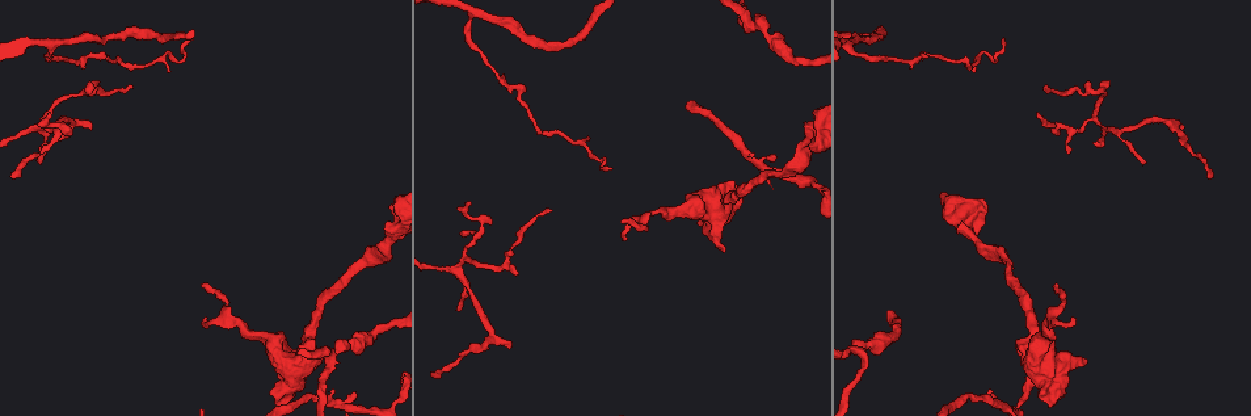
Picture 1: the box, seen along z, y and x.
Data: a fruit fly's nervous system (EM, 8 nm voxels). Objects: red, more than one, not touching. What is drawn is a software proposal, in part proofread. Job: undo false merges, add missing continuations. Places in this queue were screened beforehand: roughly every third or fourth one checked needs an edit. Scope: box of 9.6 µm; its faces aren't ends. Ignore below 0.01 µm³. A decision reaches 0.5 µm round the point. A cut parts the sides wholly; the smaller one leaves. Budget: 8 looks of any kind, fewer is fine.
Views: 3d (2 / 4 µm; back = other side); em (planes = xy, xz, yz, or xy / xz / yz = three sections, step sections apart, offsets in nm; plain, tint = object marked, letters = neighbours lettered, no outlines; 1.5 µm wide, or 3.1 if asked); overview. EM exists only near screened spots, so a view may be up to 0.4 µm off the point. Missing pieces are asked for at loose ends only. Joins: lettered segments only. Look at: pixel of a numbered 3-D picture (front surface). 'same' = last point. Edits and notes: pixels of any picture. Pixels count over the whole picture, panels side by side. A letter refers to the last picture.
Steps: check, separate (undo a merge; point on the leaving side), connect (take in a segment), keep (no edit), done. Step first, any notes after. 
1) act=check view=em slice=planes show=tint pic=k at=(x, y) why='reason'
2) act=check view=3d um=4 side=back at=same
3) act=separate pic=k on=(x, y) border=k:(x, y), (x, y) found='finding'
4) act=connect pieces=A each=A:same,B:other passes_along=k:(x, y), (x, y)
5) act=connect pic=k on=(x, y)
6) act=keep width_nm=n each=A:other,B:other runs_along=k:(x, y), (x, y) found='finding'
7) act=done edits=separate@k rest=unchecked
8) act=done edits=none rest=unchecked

act=check view=em slice=planes show=plain pic=1 at=(1003, 40) why='branch stops here'

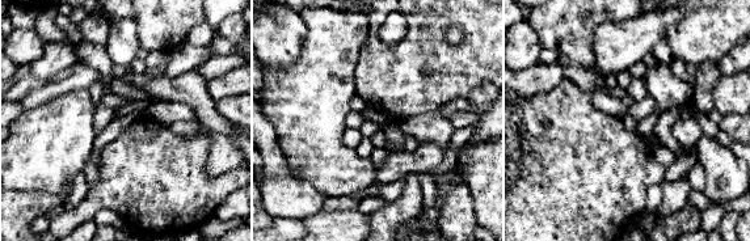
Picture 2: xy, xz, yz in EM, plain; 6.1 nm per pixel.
act=check view=em slice=planes show=letters at=same

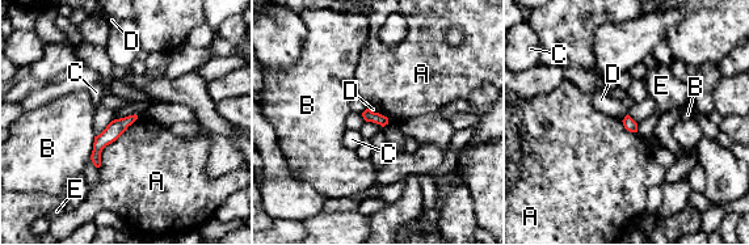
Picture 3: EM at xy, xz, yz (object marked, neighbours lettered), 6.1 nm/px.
act=keep each=A:other,B:other,C:other,D:other,E:other found='none of them fits'

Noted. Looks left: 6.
act=check view=3d um=2 pic=1 at=(1055, 283) why='tapers out'

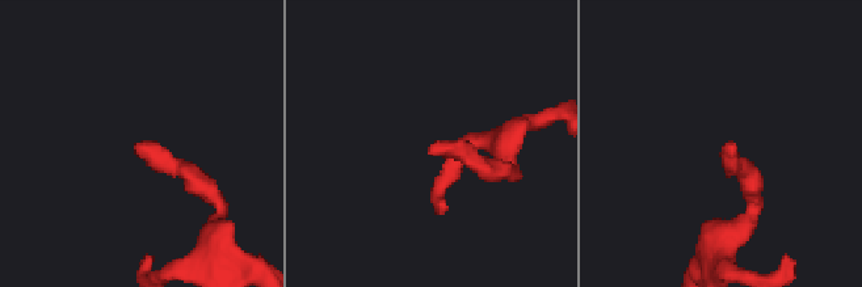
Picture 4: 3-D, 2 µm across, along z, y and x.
act=check view=em slice=planes show=letters pic=4 at=(134, 143) why='need the tissue'

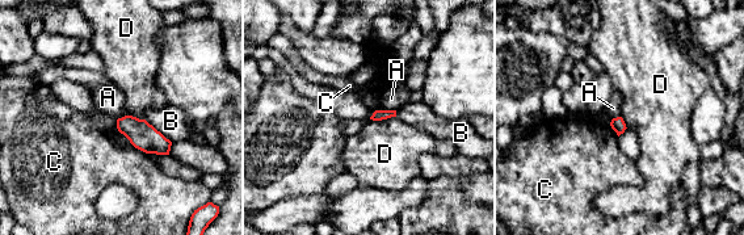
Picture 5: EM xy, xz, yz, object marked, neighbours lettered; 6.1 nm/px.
act=keep each=A:other,B:other,C:other,D:other border=5:(395, 116), (370, 120) found='no lettered segment goes on from it'

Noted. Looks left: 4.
act=check view=3d um=4 pic=1 at=(1181, 125)

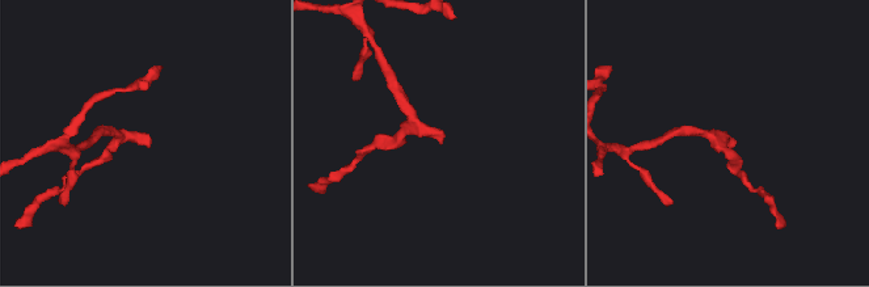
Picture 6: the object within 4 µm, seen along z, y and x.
act=check view=em um=3.1 slice=planes show=tint pic=6 at=(150, 146) why='need the tissue'

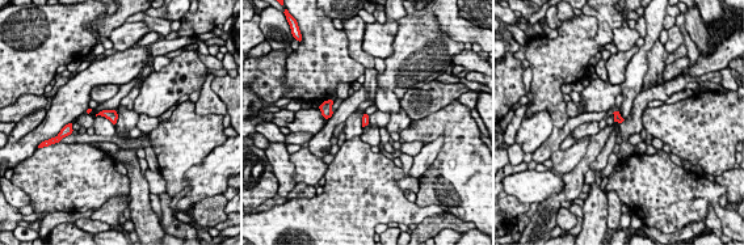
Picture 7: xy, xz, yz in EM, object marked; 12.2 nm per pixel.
act=check view=em um=3.1 slice=planes show=letters at=same why='what lies round it'

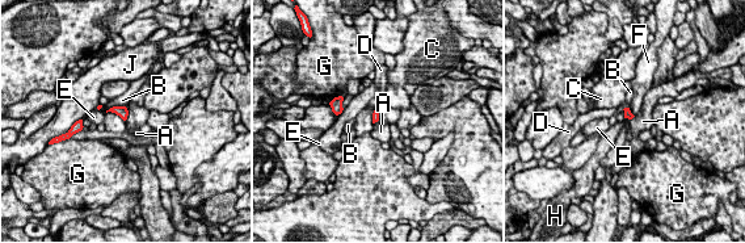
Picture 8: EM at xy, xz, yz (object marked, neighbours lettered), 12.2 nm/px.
act=connect pieces=A each=A:same,B:other,C:other,D:other,E:other,F:other,G:other,H:other,J:other found='it goes on there'

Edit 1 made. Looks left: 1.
act=done edits=connect@8 rest=unchecked

